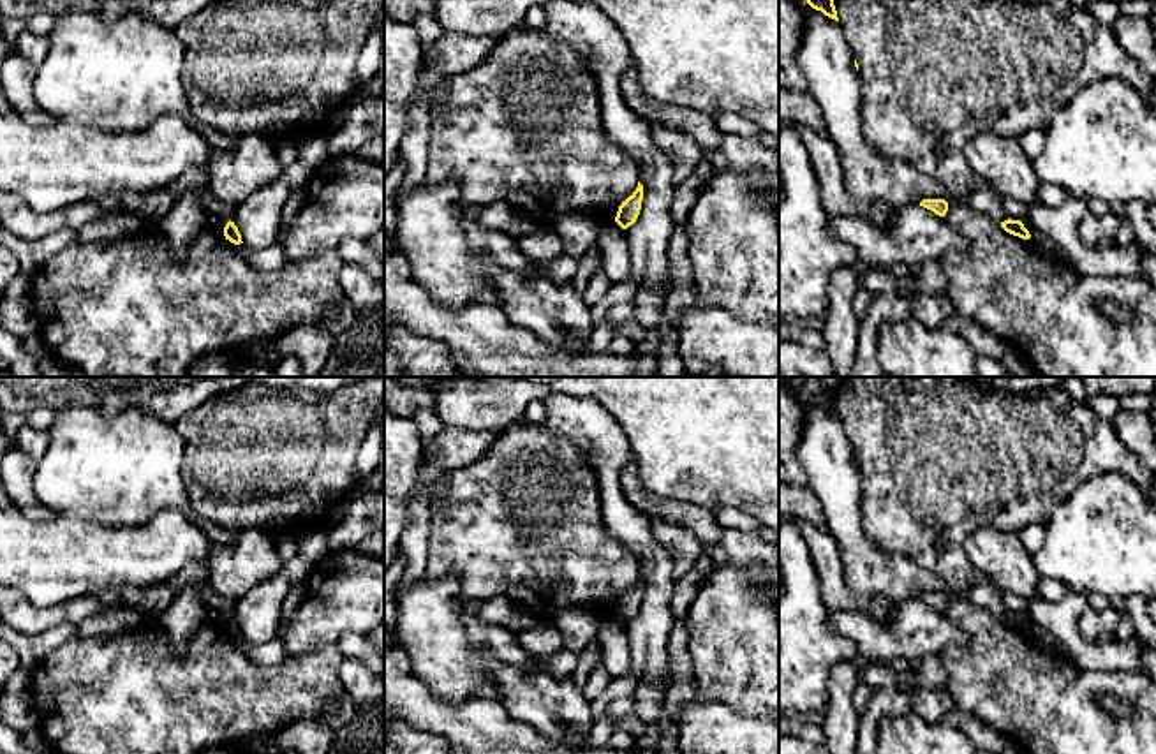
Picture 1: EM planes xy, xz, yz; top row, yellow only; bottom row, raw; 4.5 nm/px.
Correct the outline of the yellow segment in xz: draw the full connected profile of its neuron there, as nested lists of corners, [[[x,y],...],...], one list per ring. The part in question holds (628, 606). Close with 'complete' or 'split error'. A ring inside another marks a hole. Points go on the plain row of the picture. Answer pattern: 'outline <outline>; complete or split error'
outline [[[638,576],[636,585],[619,601],[615,617],[622,624],[627,624],[636,617],[641,604],[641,595],[643,595],[643,580]]]; complete

